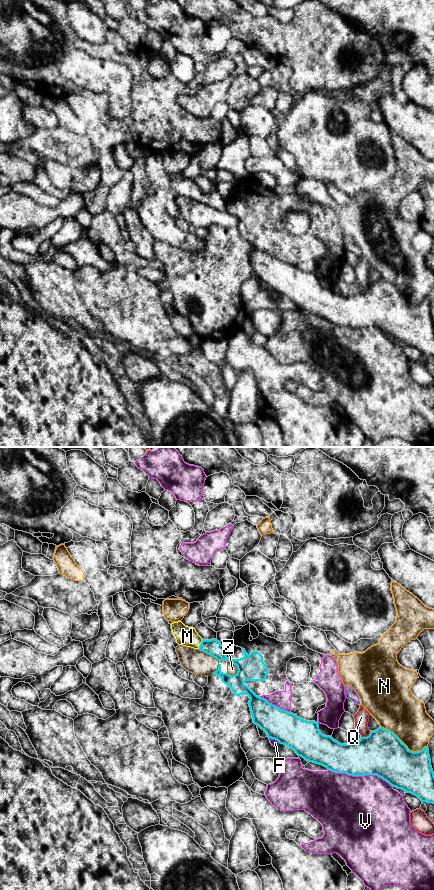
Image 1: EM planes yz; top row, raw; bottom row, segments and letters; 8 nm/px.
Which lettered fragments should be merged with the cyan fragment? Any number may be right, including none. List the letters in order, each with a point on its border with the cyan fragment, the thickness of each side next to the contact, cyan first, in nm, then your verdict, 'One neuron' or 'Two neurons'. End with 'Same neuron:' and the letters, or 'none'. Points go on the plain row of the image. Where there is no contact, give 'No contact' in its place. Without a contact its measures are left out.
F: Touches cyan at yz (275, 291). Thickness 260 nm (cyan) against 60 nm. Two neurons
M: Touches cyan at yz (200, 196). Thickness 140 nm (cyan) against 160 nm. One neuron
N: Touches cyan at yz (404, 296). Thickness 360 nm (cyan) against 340 nm. Two neurons
Q: Touches cyan at yz (367, 288). Thickness 360 nm (cyan) against 110 nm. Two neurons
V: Touches cyan at yz (360, 327). Thickness 360 nm (cyan) against 500 nm. Two neurons
Z: Touches cyan at yz (236, 217). Thickness 220 nm (cyan) against 80 nm. Two neurons
Same neuron: M

